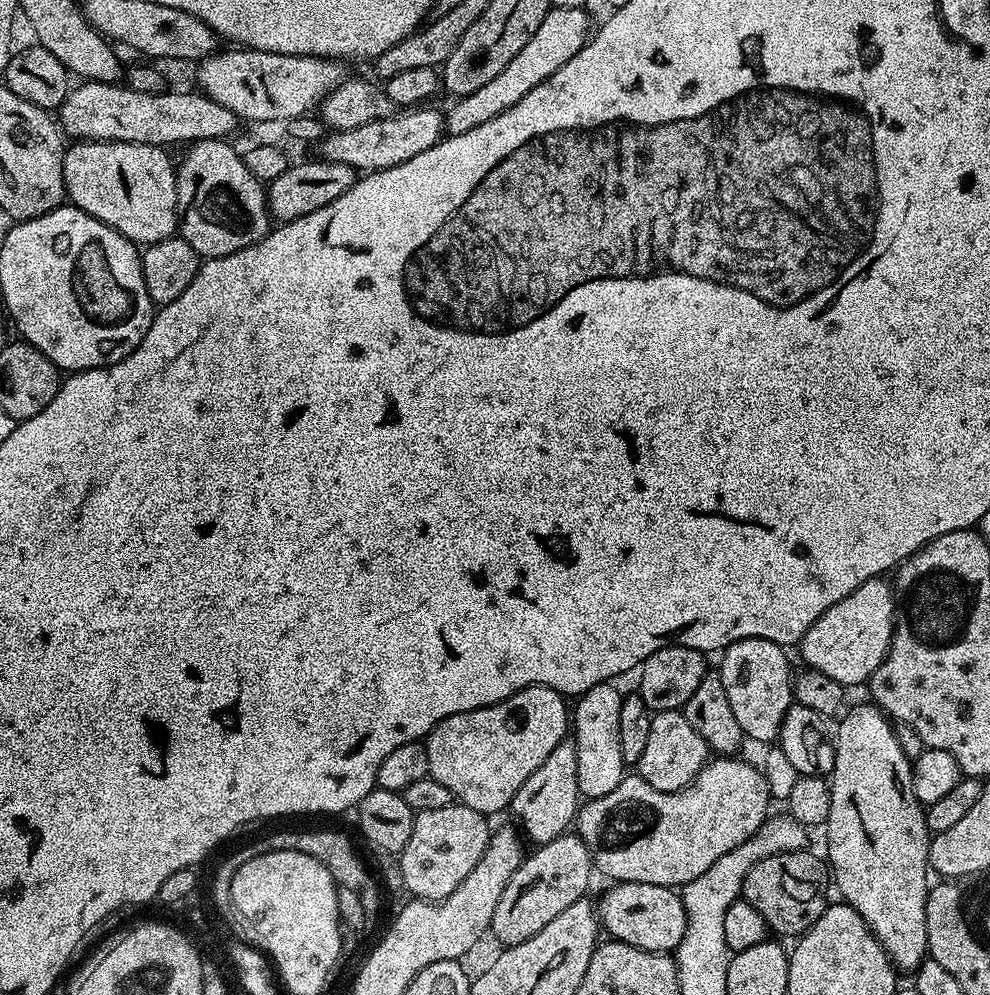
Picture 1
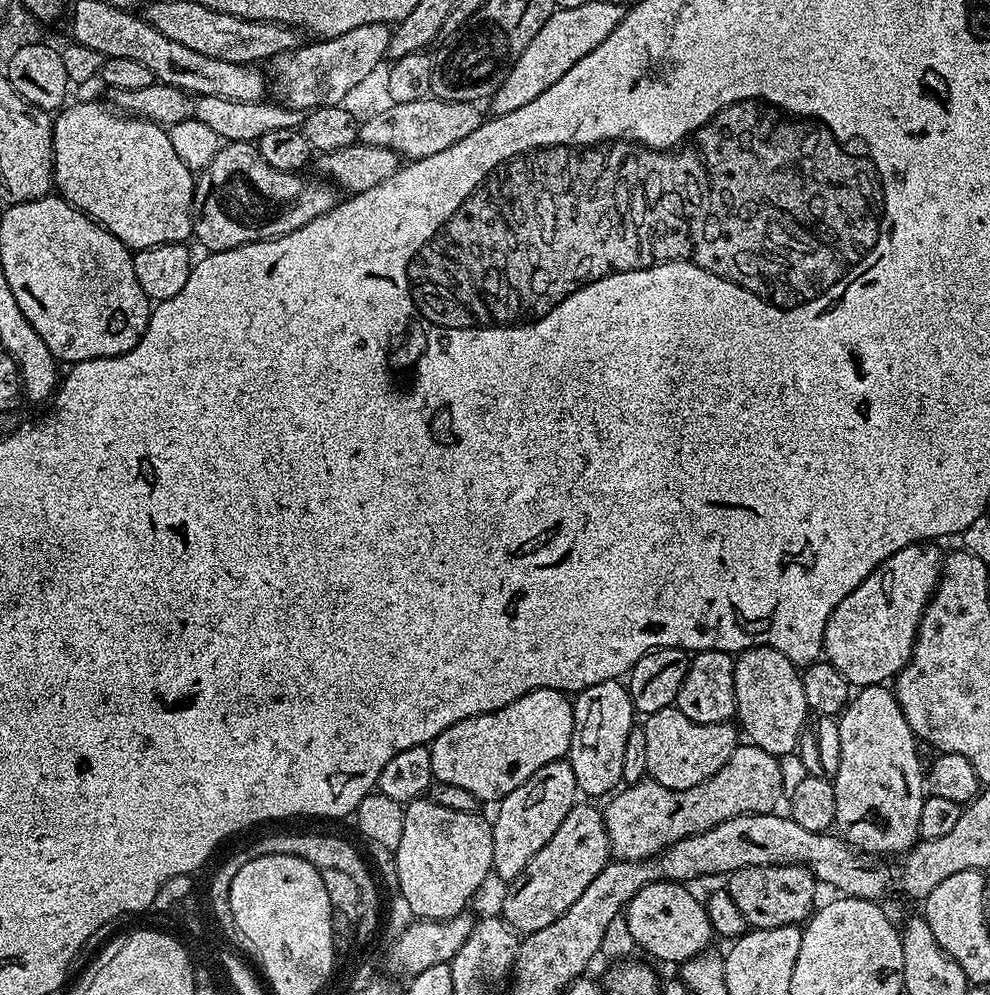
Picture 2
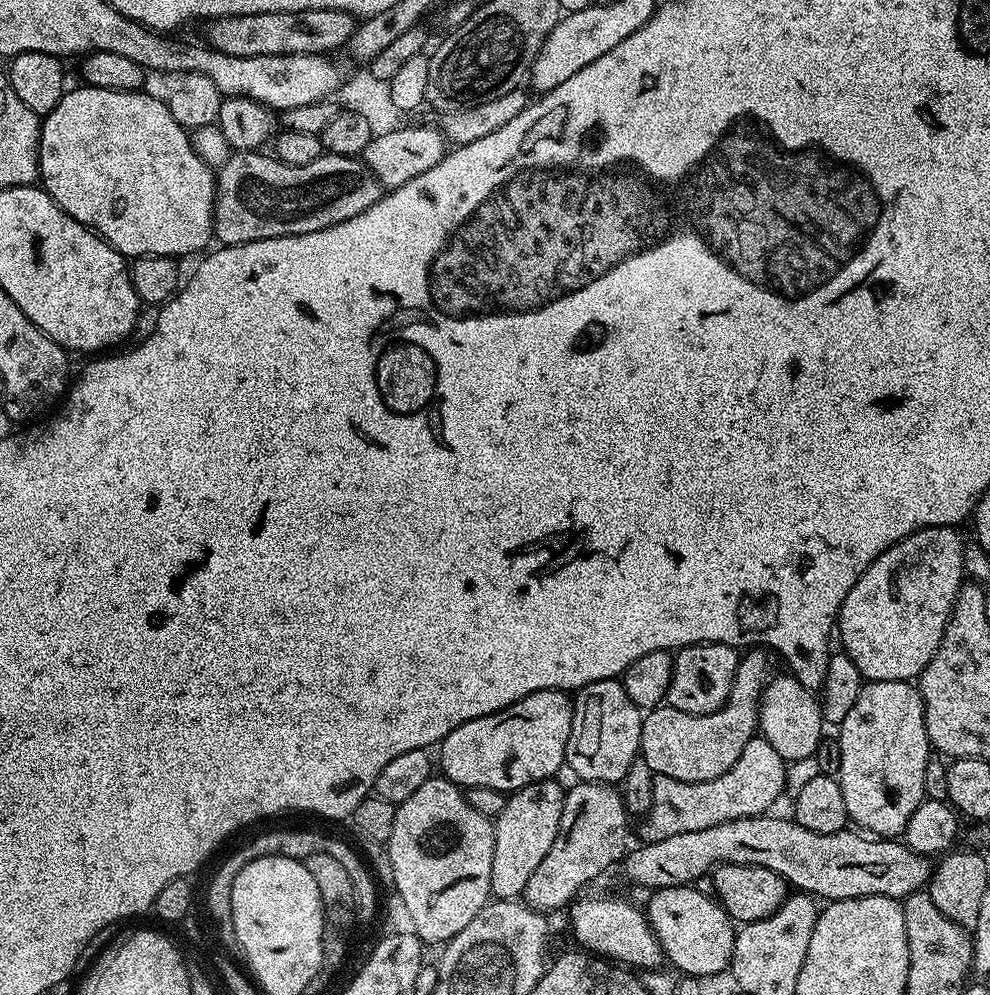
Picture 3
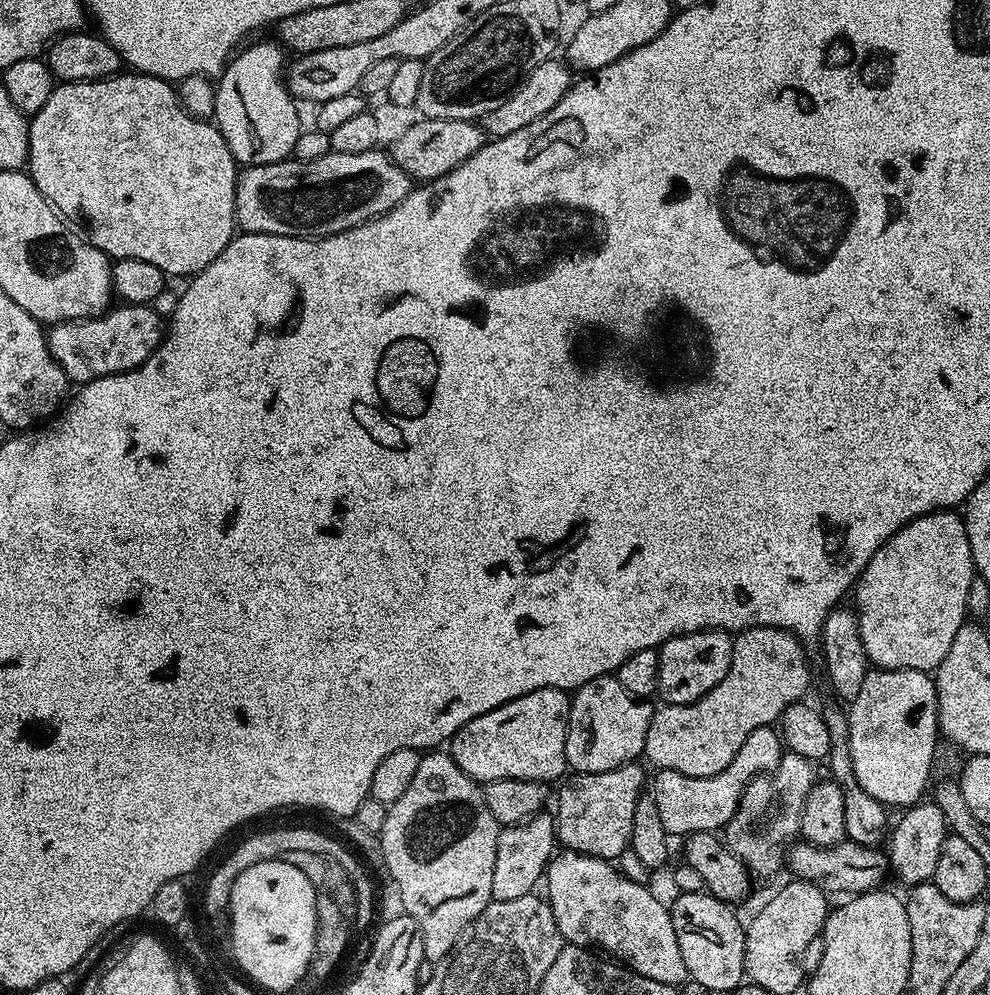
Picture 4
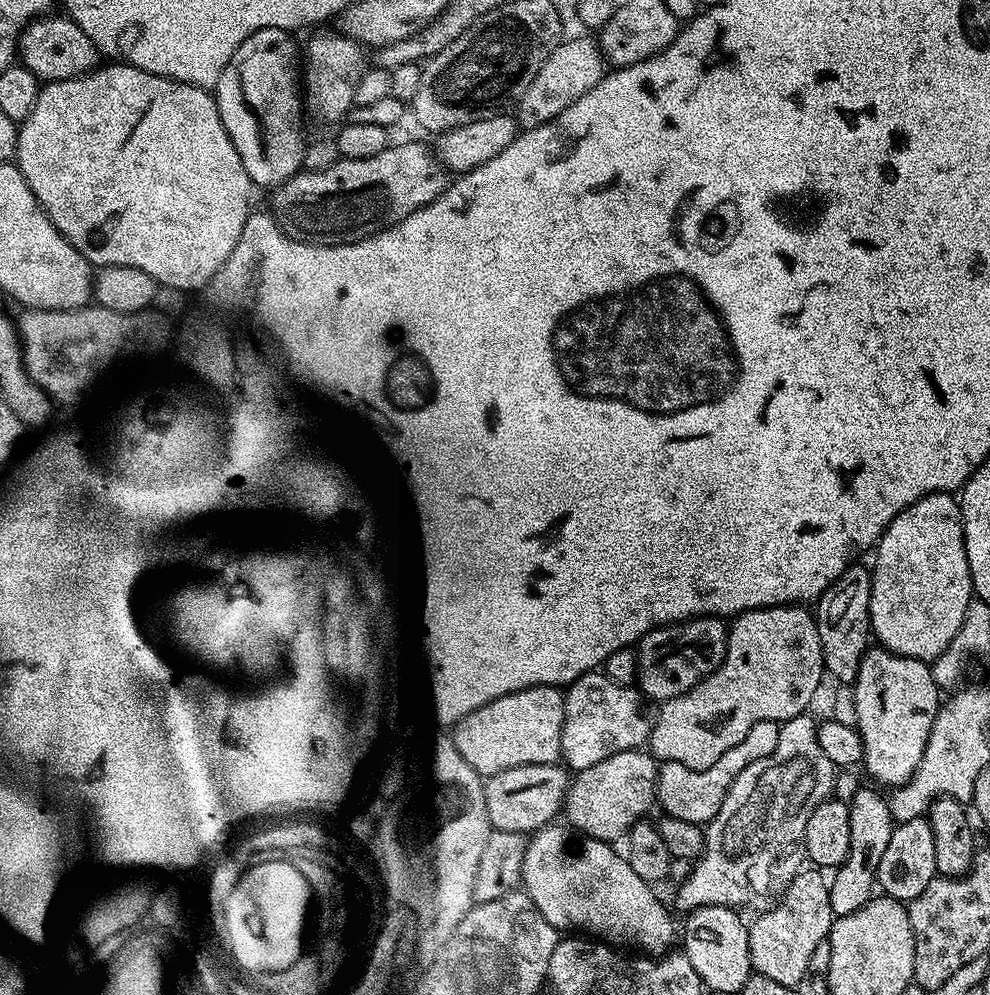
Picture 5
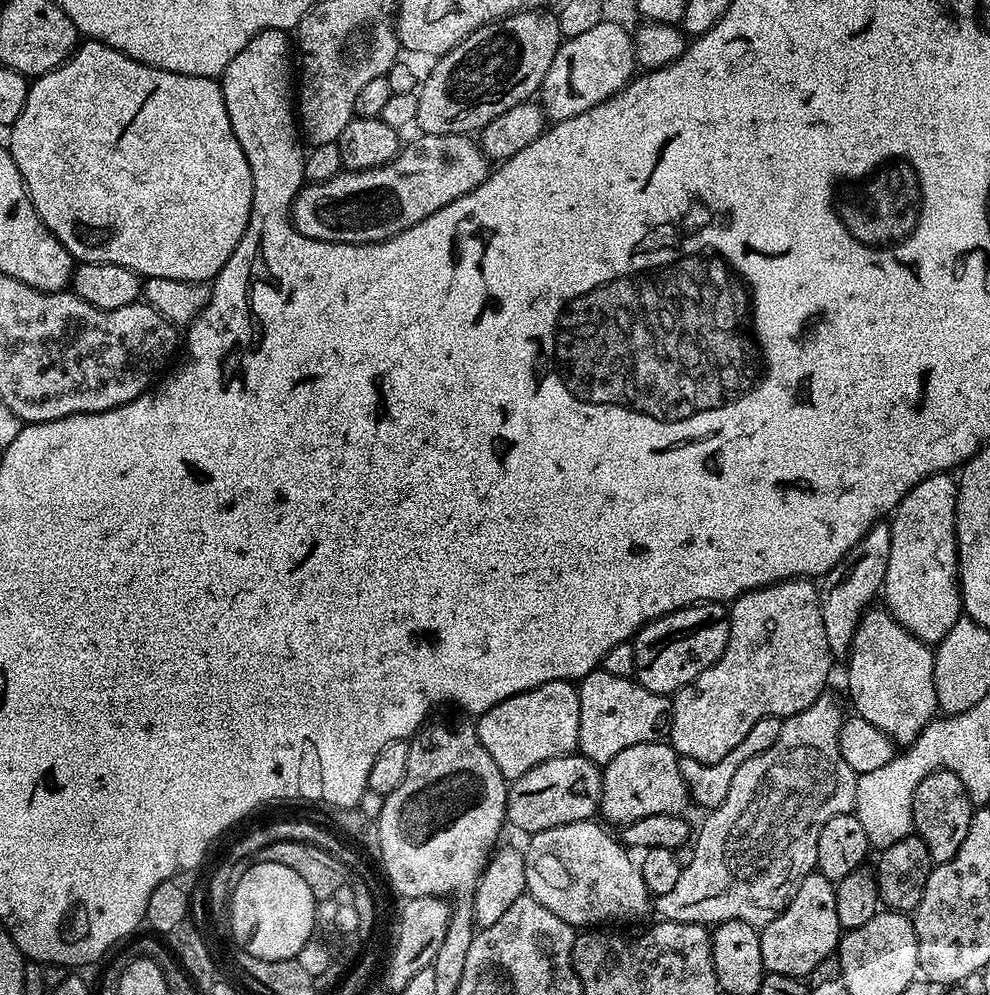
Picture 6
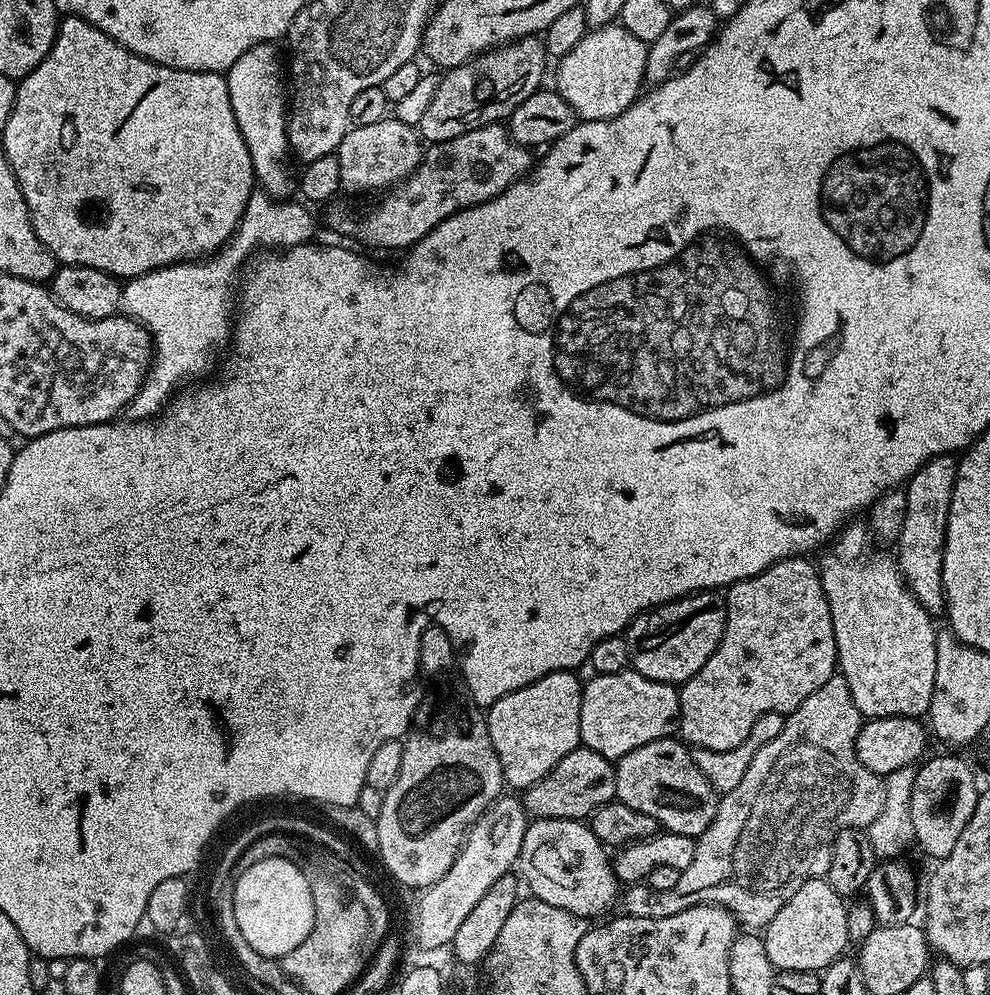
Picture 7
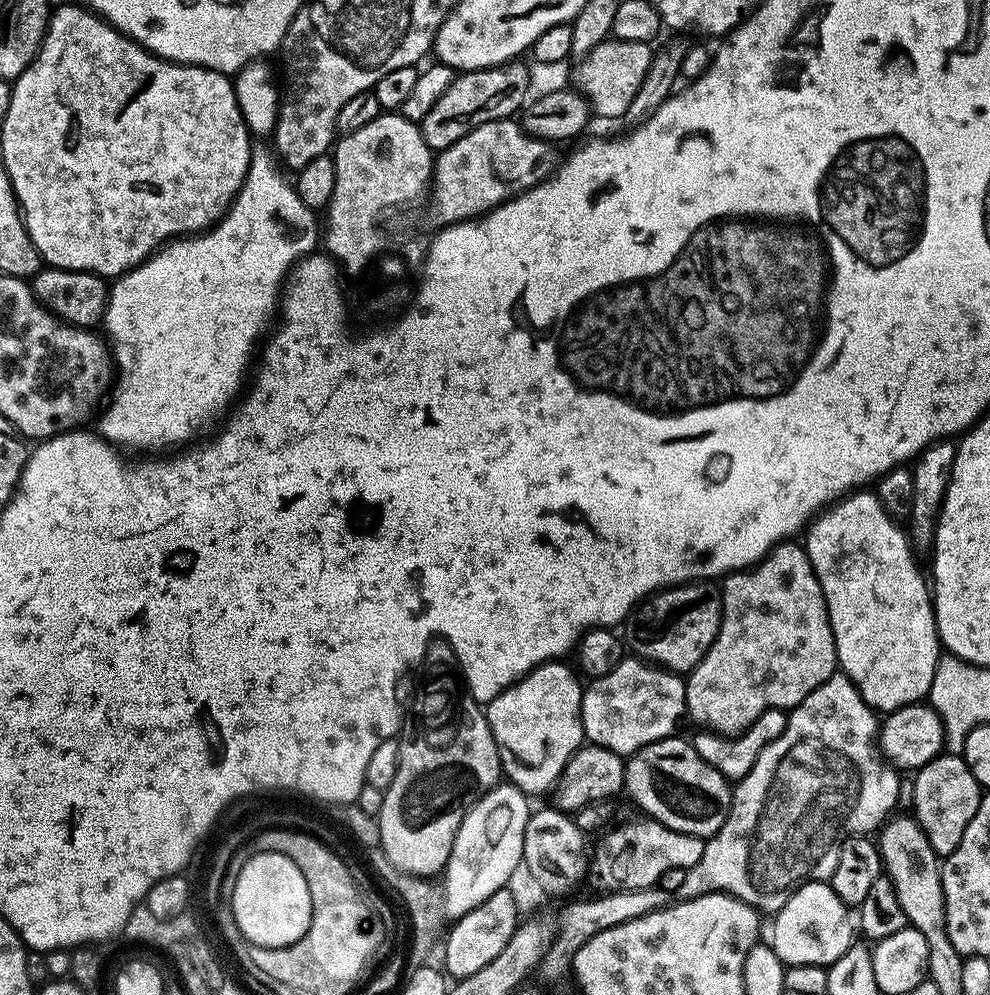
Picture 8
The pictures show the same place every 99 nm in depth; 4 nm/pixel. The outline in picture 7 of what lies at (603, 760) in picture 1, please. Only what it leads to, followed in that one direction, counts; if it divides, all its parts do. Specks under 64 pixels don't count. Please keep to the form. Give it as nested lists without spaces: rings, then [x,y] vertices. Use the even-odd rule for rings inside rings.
[[[625,670],[618,674],[596,674],[593,680],[583,685],[582,706],[580,707],[580,743],[585,748],[602,754],[602,758],[613,762],[620,760],[630,750],[638,750],[638,746],[646,746],[646,742],[654,742],[671,737],[677,731],[680,719],[680,694],[677,685],[666,682],[654,682],[635,670]]]

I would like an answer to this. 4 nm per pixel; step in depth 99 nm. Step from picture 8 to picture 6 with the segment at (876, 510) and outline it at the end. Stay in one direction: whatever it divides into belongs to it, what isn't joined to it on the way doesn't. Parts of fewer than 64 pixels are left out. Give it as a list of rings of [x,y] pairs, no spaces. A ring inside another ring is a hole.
[[[883,607],[864,613],[854,634],[852,650],[847,657],[848,692],[852,695],[855,715],[866,718],[892,737],[897,745],[914,743],[923,728],[937,715],[934,686],[933,649],[912,636]]]

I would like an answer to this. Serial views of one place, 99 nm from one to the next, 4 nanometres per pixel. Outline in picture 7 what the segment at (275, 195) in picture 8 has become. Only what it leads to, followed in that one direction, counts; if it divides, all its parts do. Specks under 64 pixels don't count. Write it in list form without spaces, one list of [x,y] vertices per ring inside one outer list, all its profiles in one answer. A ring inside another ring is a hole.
[[[263,190],[253,191],[231,241],[218,252],[191,262],[171,264],[168,268],[133,276],[123,285],[120,294],[123,315],[131,316],[144,325],[154,345],[154,363],[148,377],[126,409],[131,419],[146,420],[159,416],[181,385],[207,377],[213,371],[211,368],[216,360],[216,351],[223,344],[225,347],[232,335],[234,289],[238,284],[236,267],[244,259],[247,261],[261,250],[293,248],[296,244],[306,244],[313,239],[312,231],[316,224],[307,212],[309,209],[303,203],[288,203],[292,202],[269,196]]]

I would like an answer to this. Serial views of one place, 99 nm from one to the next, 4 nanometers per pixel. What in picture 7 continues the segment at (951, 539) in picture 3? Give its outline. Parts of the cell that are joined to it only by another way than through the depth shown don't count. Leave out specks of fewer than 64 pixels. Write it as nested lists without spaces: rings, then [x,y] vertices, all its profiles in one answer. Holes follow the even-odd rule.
[[[952,454],[935,456],[906,481],[906,510],[898,537],[898,563],[905,584],[929,614],[945,611],[942,558],[946,546],[946,522],[950,514],[950,498],[954,494],[957,463],[957,457]]]

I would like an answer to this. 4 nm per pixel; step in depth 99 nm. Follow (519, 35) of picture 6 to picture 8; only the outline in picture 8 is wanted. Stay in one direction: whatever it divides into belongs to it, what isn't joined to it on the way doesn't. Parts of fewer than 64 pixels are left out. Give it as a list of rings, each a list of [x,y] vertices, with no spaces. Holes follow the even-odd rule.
[[[509,62],[501,64],[499,68],[483,68],[477,72],[457,75],[450,90],[446,90],[446,94],[442,94],[438,102],[434,102],[434,110],[430,110],[430,114],[419,121],[420,133],[434,150],[449,148],[454,146],[454,142],[458,142],[458,138],[470,134],[470,130],[486,122],[515,117],[515,112],[519,113],[525,103],[524,95],[527,92],[528,72],[520,62]]]

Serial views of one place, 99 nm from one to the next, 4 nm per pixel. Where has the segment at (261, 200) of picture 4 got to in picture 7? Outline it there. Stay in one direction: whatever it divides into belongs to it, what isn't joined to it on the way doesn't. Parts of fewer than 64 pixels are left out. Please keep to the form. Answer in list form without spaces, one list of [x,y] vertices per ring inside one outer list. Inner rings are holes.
[[[503,123],[487,124],[481,128],[470,130],[466,134],[458,134],[458,138],[450,138],[446,142],[438,142],[437,144],[429,143],[423,149],[420,165],[399,184],[392,185],[391,188],[381,191],[379,195],[372,194],[367,198],[337,198],[323,209],[324,220],[337,232],[340,236],[353,236],[356,240],[361,240],[364,244],[369,244],[372,248],[400,248],[399,250],[407,250],[413,244],[417,244],[426,234],[430,234],[430,230],[434,230],[434,226],[438,226],[446,218],[450,218],[455,212],[460,212],[464,208],[473,208],[475,204],[485,204],[486,201],[494,199],[498,194],[502,194],[517,180],[523,180],[528,175],[534,164],[534,156],[529,149],[523,148],[518,142],[514,142],[514,138],[508,133],[507,127]]]

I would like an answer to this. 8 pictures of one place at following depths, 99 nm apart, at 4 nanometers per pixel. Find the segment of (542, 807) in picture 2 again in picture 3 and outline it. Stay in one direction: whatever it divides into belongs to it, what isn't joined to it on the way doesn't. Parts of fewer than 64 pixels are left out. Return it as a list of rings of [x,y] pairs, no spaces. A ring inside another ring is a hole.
[[[553,778],[535,780],[532,784],[527,784],[525,788],[511,793],[505,799],[502,814],[494,817],[494,862],[490,870],[490,886],[495,899],[515,900],[523,897],[526,882],[530,882],[530,874],[534,874],[534,870],[538,870],[542,858],[546,858],[546,853],[550,851],[550,846],[554,846],[554,838],[558,838],[560,833],[566,791],[565,785],[560,785],[558,781],[559,779]]]

